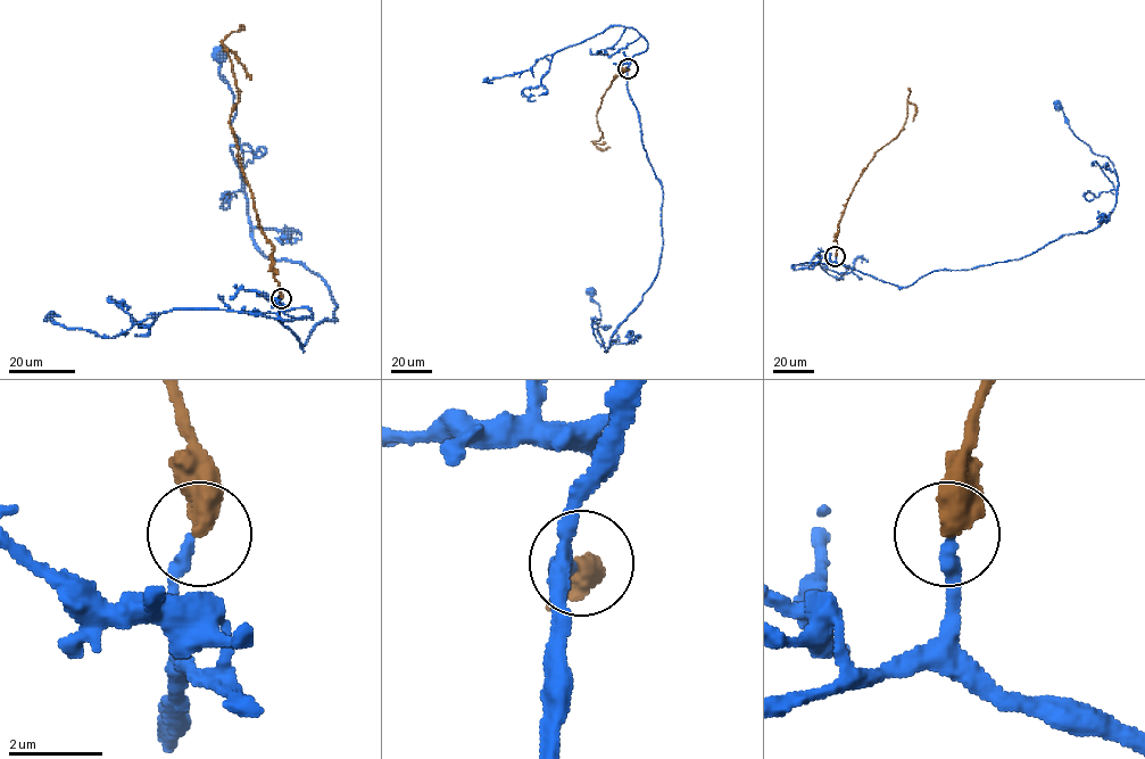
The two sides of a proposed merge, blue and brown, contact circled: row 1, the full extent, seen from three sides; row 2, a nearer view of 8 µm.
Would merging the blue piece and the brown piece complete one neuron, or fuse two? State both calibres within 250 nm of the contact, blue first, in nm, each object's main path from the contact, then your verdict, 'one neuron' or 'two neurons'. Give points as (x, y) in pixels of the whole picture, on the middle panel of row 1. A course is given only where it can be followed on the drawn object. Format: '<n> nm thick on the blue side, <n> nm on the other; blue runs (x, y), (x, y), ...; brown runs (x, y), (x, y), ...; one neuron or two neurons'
280 nm thick on the blue side, 500 nm on the other; blue runs (628, 69), (641, 140), (662, 187), (662, 250), (655, 279), (606, 352), (590, 291); brown runs (628, 69), (612, 81), (596, 116), (602, 137), (596, 145), (600, 149), (610, 147); one neuron

